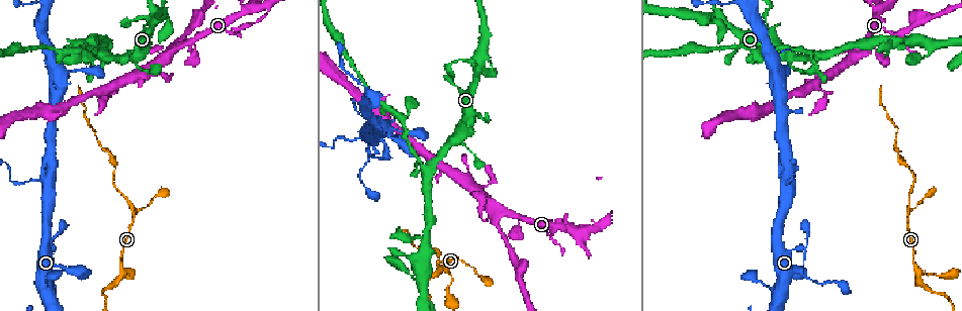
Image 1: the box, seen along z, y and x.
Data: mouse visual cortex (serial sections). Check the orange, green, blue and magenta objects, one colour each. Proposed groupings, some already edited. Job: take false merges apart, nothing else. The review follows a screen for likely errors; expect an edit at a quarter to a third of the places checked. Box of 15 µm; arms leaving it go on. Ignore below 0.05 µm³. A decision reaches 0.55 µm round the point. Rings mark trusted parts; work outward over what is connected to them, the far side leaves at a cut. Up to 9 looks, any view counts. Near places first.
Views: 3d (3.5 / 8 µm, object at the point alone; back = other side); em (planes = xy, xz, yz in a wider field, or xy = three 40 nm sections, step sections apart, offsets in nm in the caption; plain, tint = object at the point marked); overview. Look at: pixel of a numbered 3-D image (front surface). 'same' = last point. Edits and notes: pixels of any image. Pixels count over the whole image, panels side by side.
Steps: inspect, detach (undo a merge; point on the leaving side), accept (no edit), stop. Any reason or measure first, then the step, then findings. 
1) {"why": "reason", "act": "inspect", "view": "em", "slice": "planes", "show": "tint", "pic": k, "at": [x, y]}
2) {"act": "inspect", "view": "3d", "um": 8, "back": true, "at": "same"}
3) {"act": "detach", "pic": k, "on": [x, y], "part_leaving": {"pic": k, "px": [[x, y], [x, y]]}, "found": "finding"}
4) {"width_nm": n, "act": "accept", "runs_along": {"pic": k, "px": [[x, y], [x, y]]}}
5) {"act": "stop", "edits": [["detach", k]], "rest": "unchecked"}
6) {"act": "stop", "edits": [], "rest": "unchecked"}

{"why": "three arms meet", "act": "inspect", "view": "3d", "um": 3.5, "pic": 1, "at": [459, 260]}

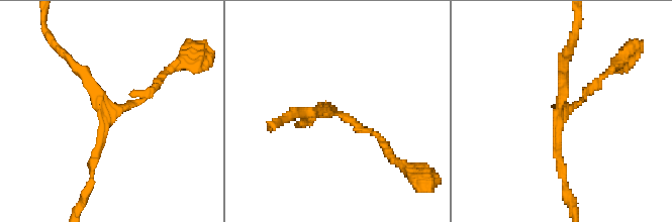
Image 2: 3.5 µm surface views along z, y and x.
{"act": "inspect", "view": "em", "slice": "xy", "step": 3, "show": "tint", "pic": 2, "at": [331, 107]}

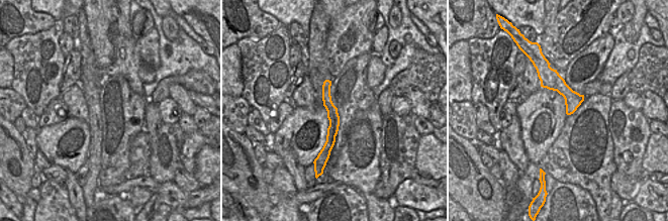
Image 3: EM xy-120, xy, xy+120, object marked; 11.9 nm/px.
{"arm_widths_nm": [100, 100, 150], "act": "accept", "runs_along": {"pic": 2, "px": [[90, 181], [105, 119], [71, 63]]}, "found": "continuous, no second cell"}

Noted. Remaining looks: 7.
{"why": "branch point", "act": "inspect", "view": "3d", "um": 3.5, "pic": 1, "at": [122, 275]}

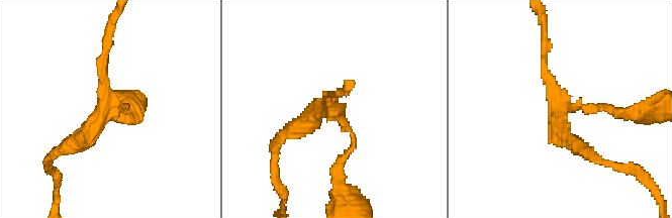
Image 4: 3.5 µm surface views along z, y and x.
{"why": "shape alone is not enough", "act": "inspect", "view": "em", "slice": "xy", "step": 5, "show": "tint", "pic": 4, "at": [331, 108]}

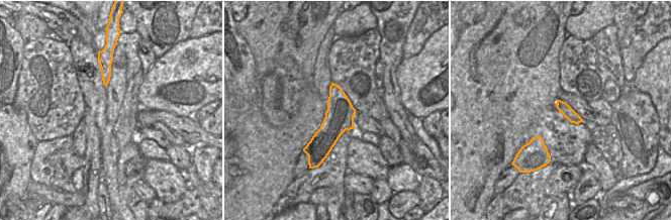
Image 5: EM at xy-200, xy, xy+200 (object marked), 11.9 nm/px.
{"width_nm": 340, "act": "accept", "runs_along": {"pic": 4, "px": [[544, 44], [559, 106], [611, 109]]}, "found": "all the same cell"}

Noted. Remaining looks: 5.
{"why": "abrupt turn", "act": "inspect", "view": "3d", "um": 3.5, "back": true, "pic": 1, "at": [350, 140]}

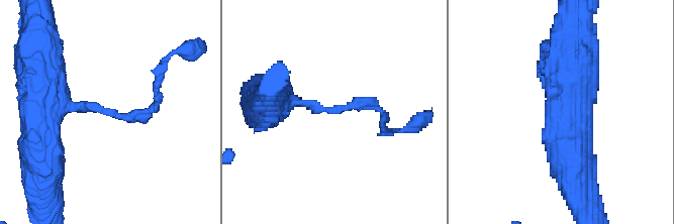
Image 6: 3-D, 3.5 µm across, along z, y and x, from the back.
{"act": "inspect", "view": "em", "slice": "xy", "step": 3, "show": "tint", "pic": 6, "at": [104, 108]}

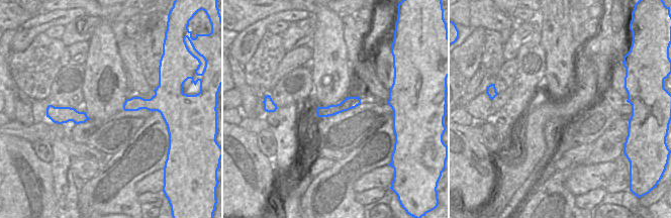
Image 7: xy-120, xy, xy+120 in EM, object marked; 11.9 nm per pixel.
{"arm_widths_nm": [150, 300], "act": "accept", "runs_along": {"pic": 6, "px": [[40, 116], [59, 106], [142, 116], [158, 97]]}, "found": "continuous, no second cell"}

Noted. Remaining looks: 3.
{"why": "two arms at a narrow angle", "act": "inspect", "view": "3d", "um": 3.5, "pic": 1, "at": [183, 45]}

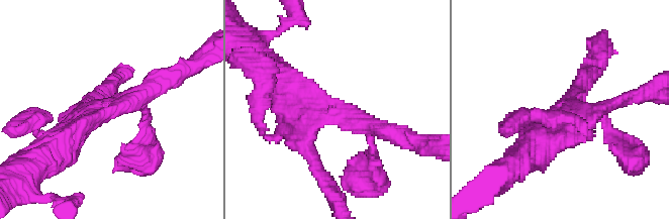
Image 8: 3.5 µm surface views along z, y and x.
{"act": "accept", "runs_along": {"pic": 8, "px": [[165, 78], [81, 124], [59, 146]]}, "found": "one cell here"}

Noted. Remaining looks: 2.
{"act": "stop", "edits": [], "rest": "unchecked"}

